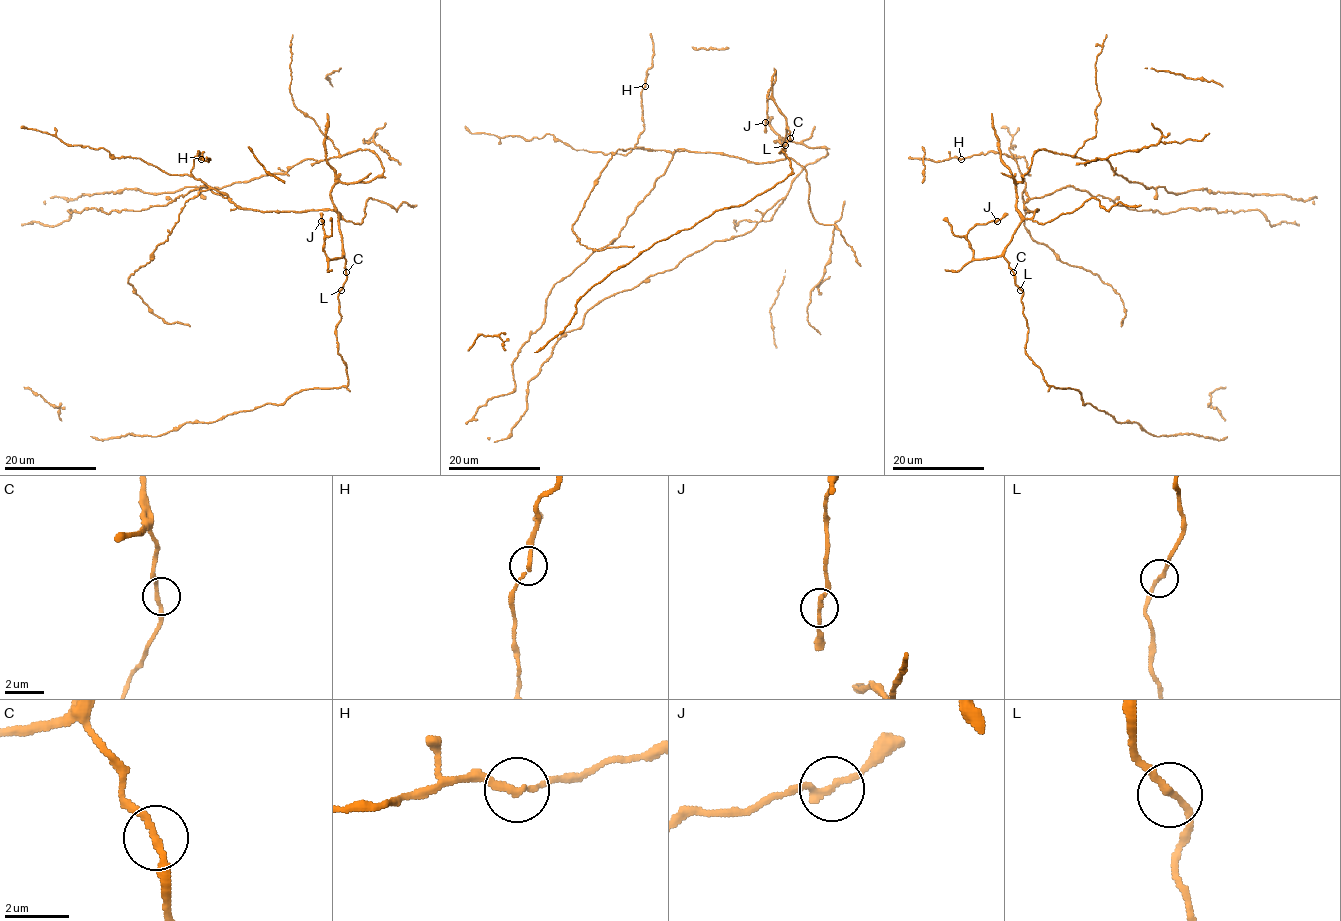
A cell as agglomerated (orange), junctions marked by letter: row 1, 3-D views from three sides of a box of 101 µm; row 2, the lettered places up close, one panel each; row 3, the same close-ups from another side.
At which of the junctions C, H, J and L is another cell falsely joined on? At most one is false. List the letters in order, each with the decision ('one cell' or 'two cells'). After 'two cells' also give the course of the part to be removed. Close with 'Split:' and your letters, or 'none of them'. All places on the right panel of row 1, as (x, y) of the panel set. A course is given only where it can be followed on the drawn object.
C: one cell
H: one cell
J: one cell
L: one cell
Split: none of them

